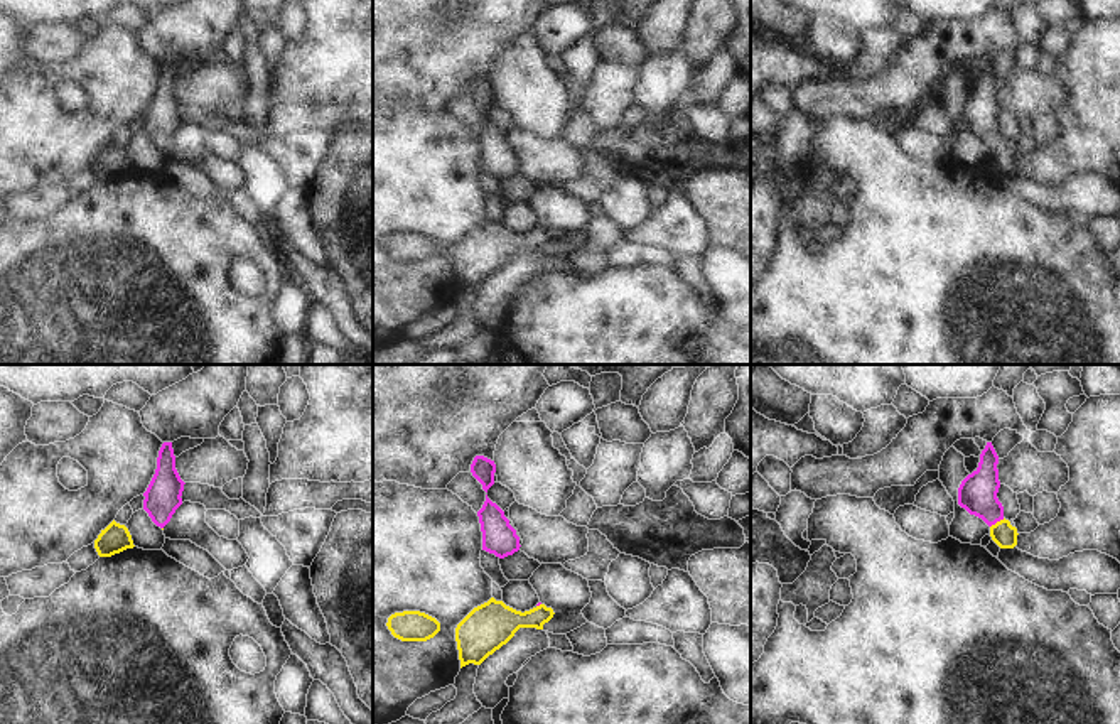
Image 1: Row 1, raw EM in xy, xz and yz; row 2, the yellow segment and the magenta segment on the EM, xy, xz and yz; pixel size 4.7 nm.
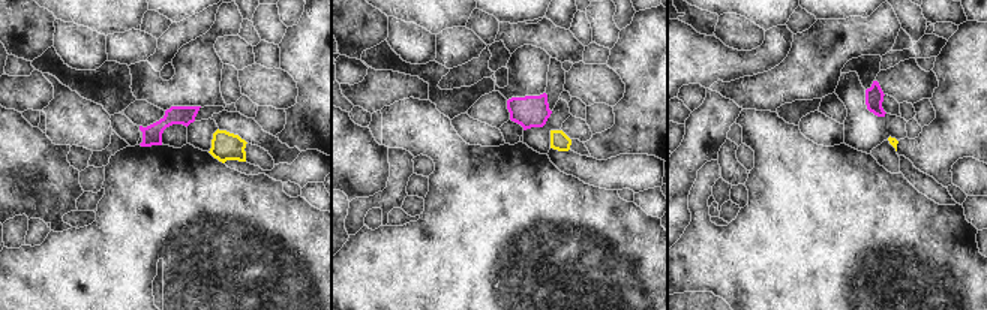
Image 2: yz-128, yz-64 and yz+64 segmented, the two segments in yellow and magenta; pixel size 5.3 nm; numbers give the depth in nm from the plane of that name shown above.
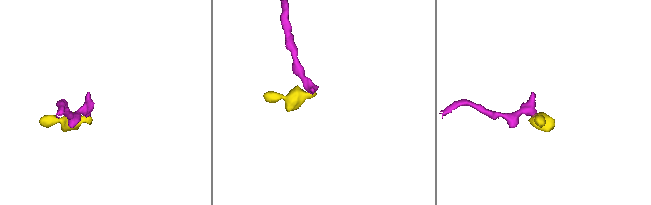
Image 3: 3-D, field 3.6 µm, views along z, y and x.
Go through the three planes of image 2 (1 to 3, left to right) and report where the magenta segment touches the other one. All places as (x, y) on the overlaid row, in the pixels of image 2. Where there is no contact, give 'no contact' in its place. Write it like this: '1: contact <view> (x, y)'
1: no contact
2: no contact
3: no contact

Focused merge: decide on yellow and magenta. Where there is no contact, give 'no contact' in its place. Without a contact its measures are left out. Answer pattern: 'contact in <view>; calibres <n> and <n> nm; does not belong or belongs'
contact in yz; calibres 110 and 190 nm; belongs

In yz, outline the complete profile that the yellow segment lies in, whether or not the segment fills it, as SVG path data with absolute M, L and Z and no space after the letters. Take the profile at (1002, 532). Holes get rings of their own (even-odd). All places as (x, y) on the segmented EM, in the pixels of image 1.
M987 442L978 467L958 488L958 505L990 527L990 537L1000 548L1014 548L1019 533L1004 518L1004 506L997 498L1000 488L997 464L999 456L992 442Z

